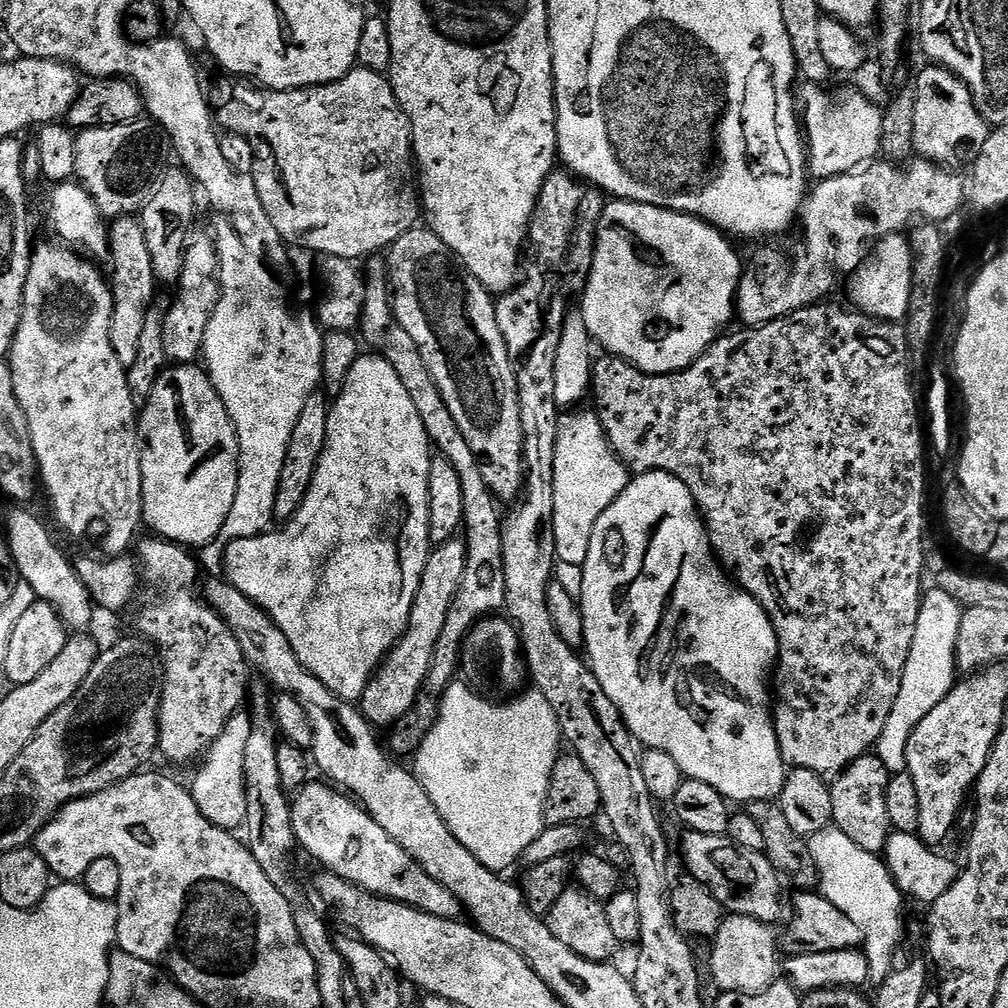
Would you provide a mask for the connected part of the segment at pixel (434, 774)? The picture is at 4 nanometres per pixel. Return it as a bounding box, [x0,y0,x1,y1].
[414,683,562,874]

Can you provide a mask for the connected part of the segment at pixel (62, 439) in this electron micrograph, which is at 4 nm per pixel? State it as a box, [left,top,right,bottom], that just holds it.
[10,243,144,558]

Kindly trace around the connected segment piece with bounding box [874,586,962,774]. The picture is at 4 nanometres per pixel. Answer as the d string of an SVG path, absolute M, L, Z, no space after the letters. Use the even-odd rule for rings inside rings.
M935 586L929 588L929 592L927 589L920 601L914 642L906 658L898 698L894 698L890 718L886 718L886 726L874 745L874 755L883 762L890 774L900 774L905 771L906 742L910 742L910 734L914 734L918 722L922 722L922 718L926 718L926 714L930 714L930 710L934 710L934 706L938 706L942 698L946 698L946 694L958 680L956 643L962 606L942 589Z

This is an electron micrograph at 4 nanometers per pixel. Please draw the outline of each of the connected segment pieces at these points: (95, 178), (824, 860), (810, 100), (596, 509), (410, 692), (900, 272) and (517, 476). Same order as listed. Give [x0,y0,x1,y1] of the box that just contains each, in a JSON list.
[[75,118,174,218],[807,826,904,982],[797,83,883,180],[552,410,630,569],[358,538,466,729],[848,235,912,322],[386,226,524,502]]

